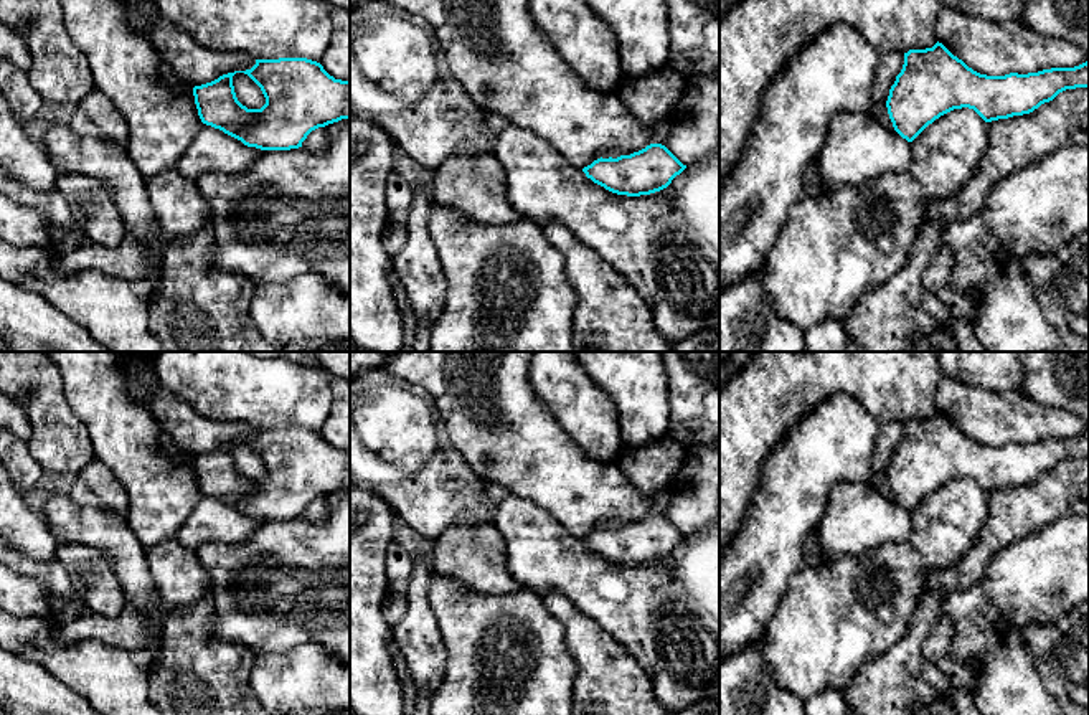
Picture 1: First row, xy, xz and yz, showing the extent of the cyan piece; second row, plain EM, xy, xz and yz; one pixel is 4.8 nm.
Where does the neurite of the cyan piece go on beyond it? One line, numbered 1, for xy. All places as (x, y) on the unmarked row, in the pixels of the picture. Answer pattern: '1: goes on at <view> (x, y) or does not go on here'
1: does not go on here

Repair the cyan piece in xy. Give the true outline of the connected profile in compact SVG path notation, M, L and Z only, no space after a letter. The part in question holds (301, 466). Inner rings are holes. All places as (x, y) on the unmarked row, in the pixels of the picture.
M307 428L256 429L256 434L251 439L228 443L211 452L195 456L193 466L203 494L223 500L248 517L261 520L299 518L312 500L342 489L350 489L350 451L335 449L320 433ZM236 443L248 444L261 457L266 467L266 474L261 479L248 479L238 471L233 456L233 446Z

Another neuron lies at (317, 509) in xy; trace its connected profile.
M327 495L325 497L318 497L315 500L312 500L307 509L302 512L304 518L310 518L310 520L320 520L327 515L328 512L328 500Z

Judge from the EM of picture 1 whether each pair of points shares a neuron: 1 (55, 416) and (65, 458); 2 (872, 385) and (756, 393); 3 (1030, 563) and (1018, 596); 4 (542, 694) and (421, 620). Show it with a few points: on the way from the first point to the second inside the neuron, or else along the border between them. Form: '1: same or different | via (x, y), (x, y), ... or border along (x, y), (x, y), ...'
1: same | via (55, 426), (65, 448)
2: same | via (843, 380), (784, 380)
3: same | via (1030, 572), (1025, 588)
4: different | border along (429, 593), (429, 608), (444, 646), (444, 669)

